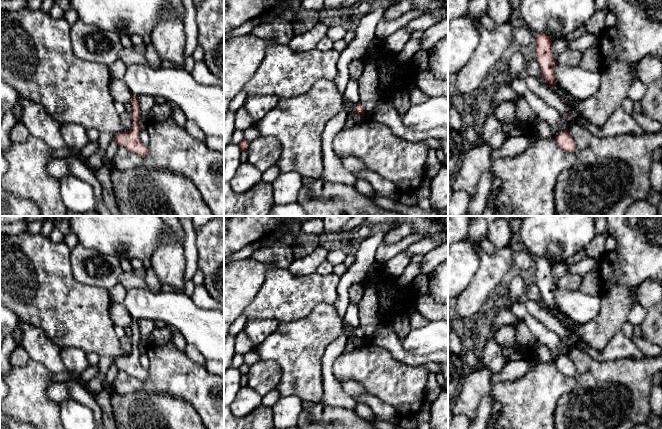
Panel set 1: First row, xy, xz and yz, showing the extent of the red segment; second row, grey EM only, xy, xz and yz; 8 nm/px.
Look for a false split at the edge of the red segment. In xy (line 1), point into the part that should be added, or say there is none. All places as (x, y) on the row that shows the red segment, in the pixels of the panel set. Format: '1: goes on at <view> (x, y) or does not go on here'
1: does not go on here

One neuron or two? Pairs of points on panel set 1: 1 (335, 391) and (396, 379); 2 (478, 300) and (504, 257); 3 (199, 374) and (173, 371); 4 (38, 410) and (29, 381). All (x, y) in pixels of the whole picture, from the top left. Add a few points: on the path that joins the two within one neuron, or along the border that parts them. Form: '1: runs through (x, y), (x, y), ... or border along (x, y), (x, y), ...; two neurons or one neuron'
1: border along (335, 359), (333, 374), (341, 382); two neurons
2: runs through (481, 289), (496, 268); one neuron
3: runs through (193, 374), (179, 372); one neuron
4: runs through (31, 403), (29, 401), (29, 388); one neuron

